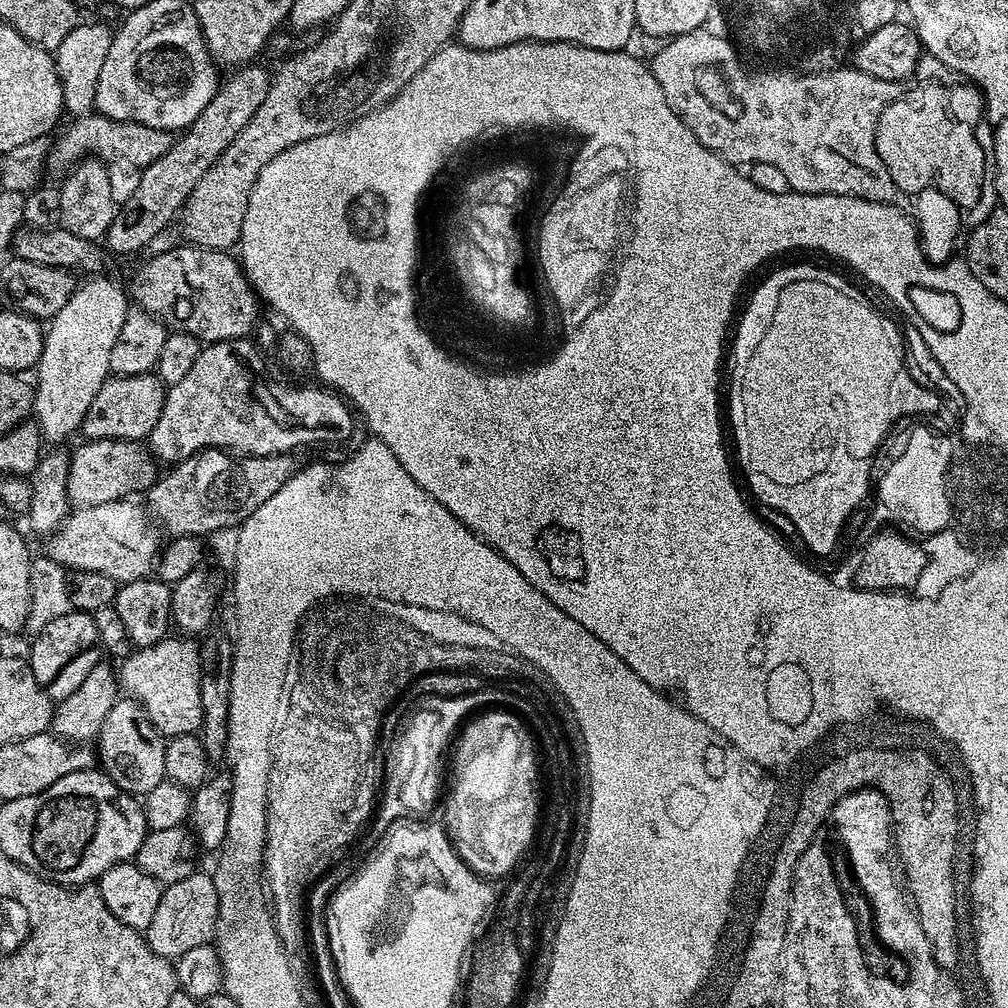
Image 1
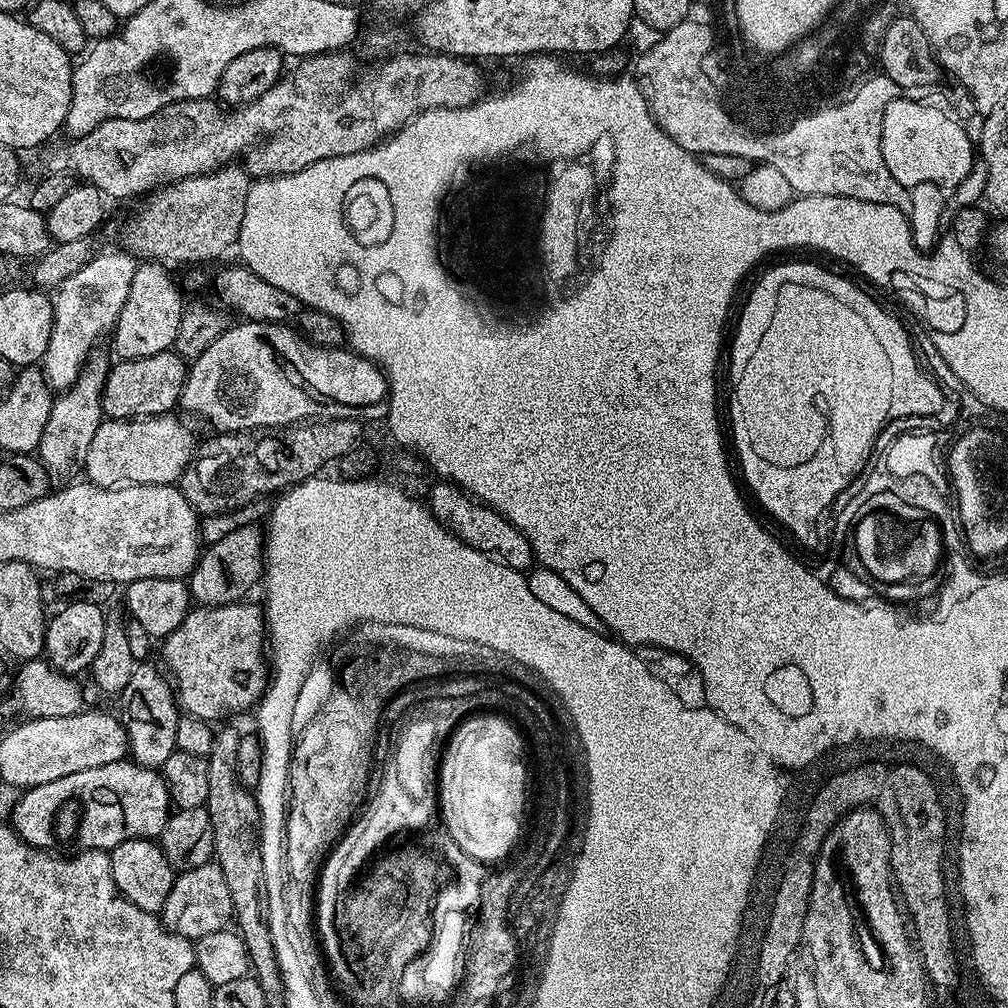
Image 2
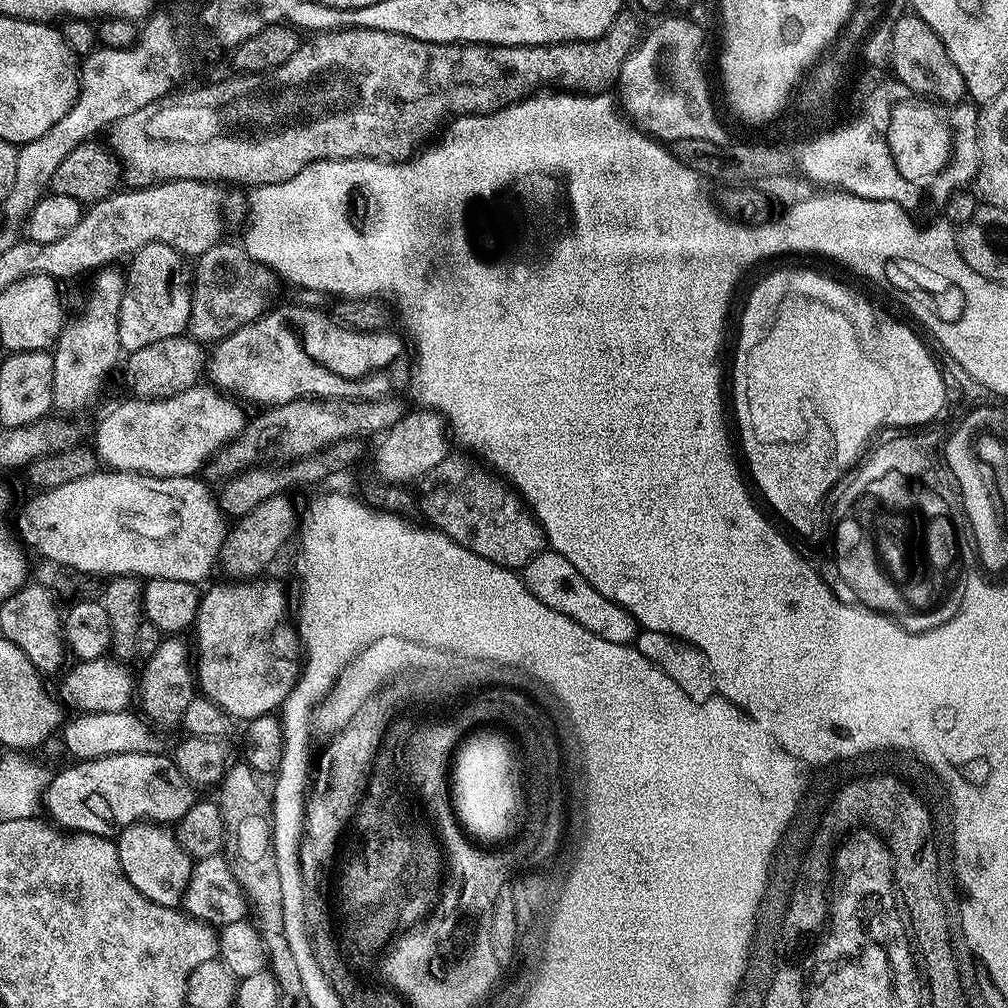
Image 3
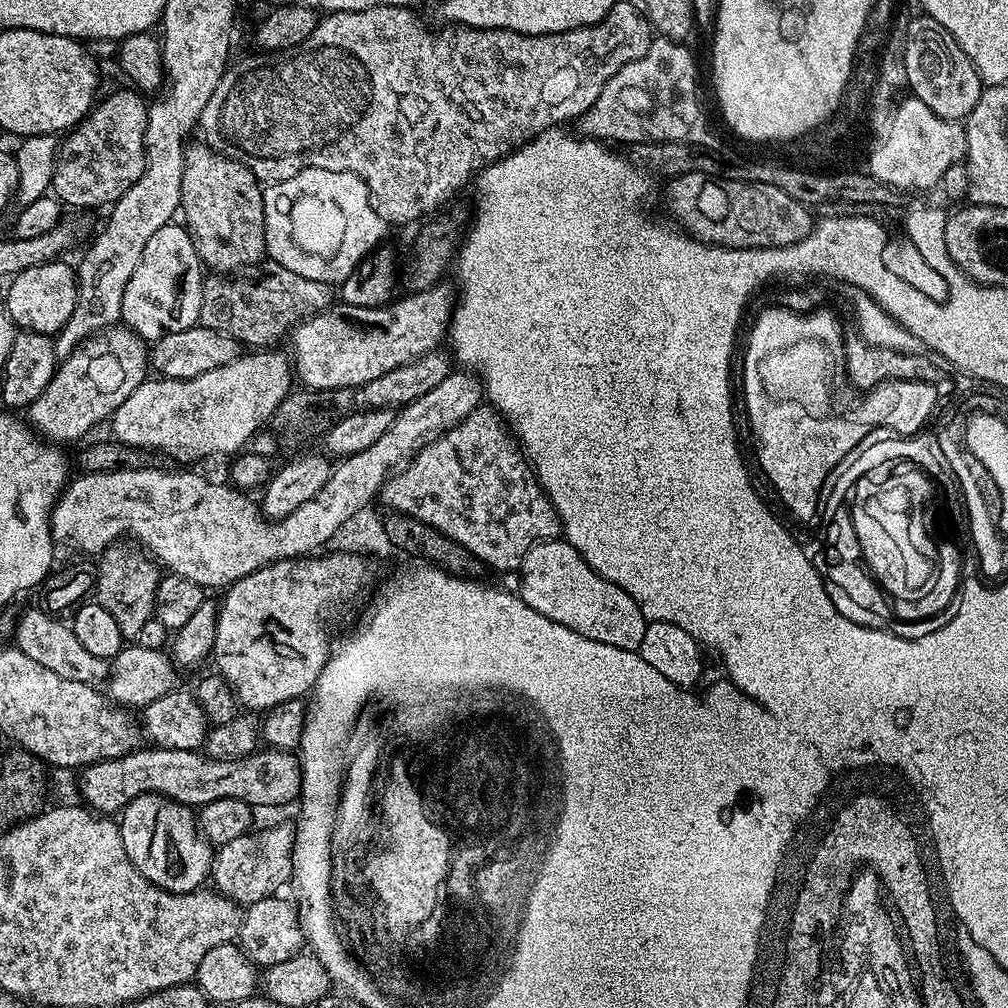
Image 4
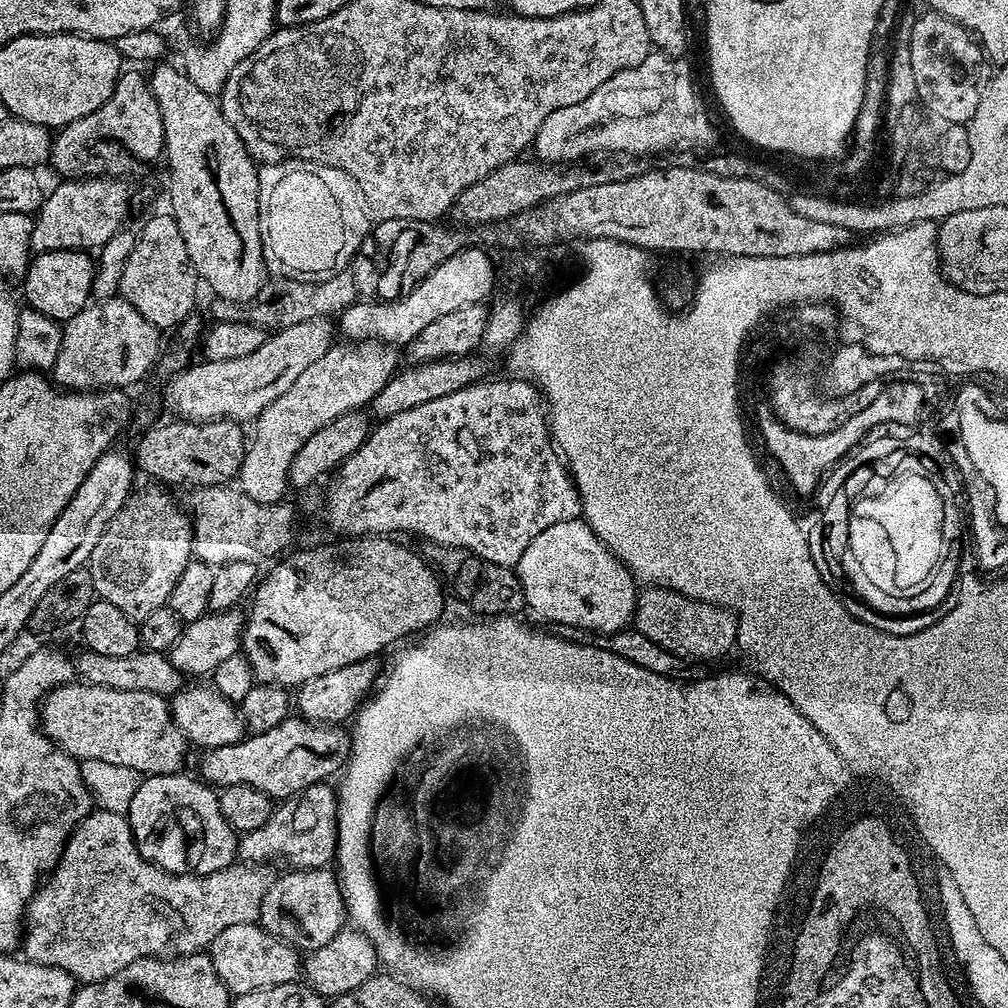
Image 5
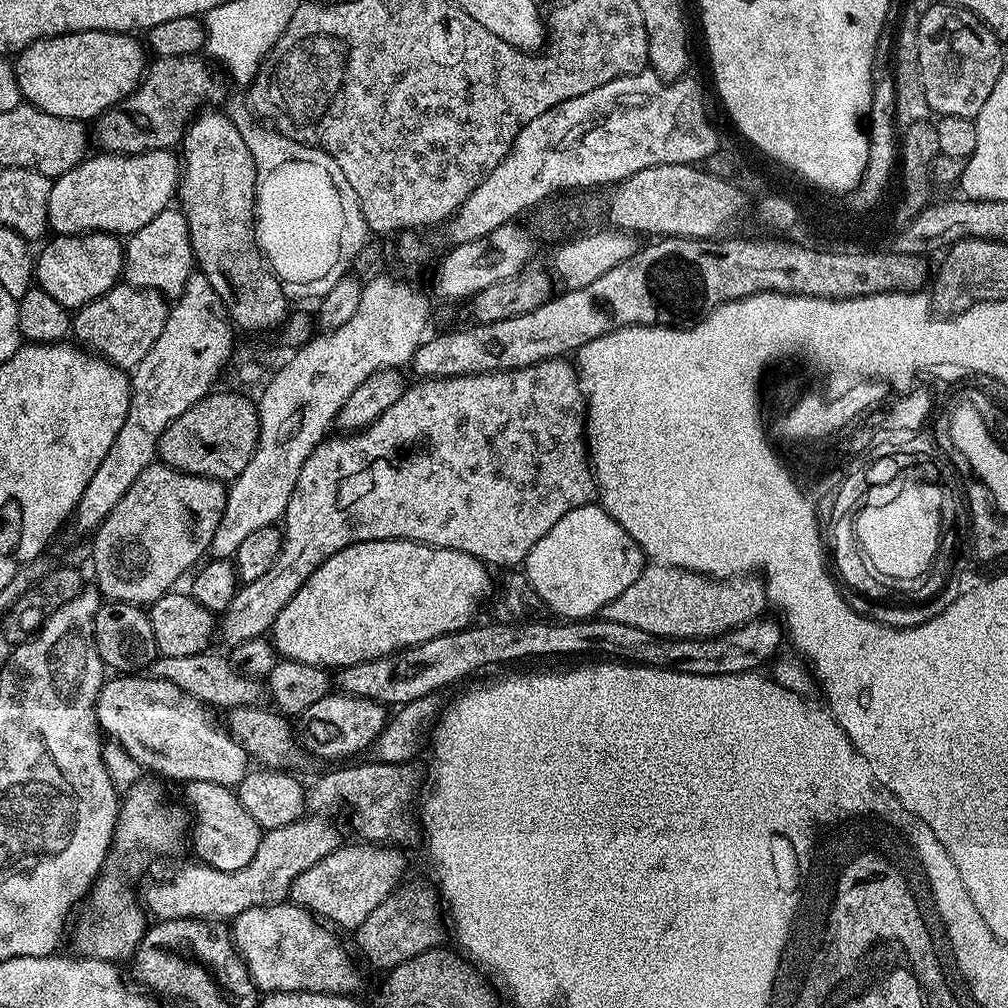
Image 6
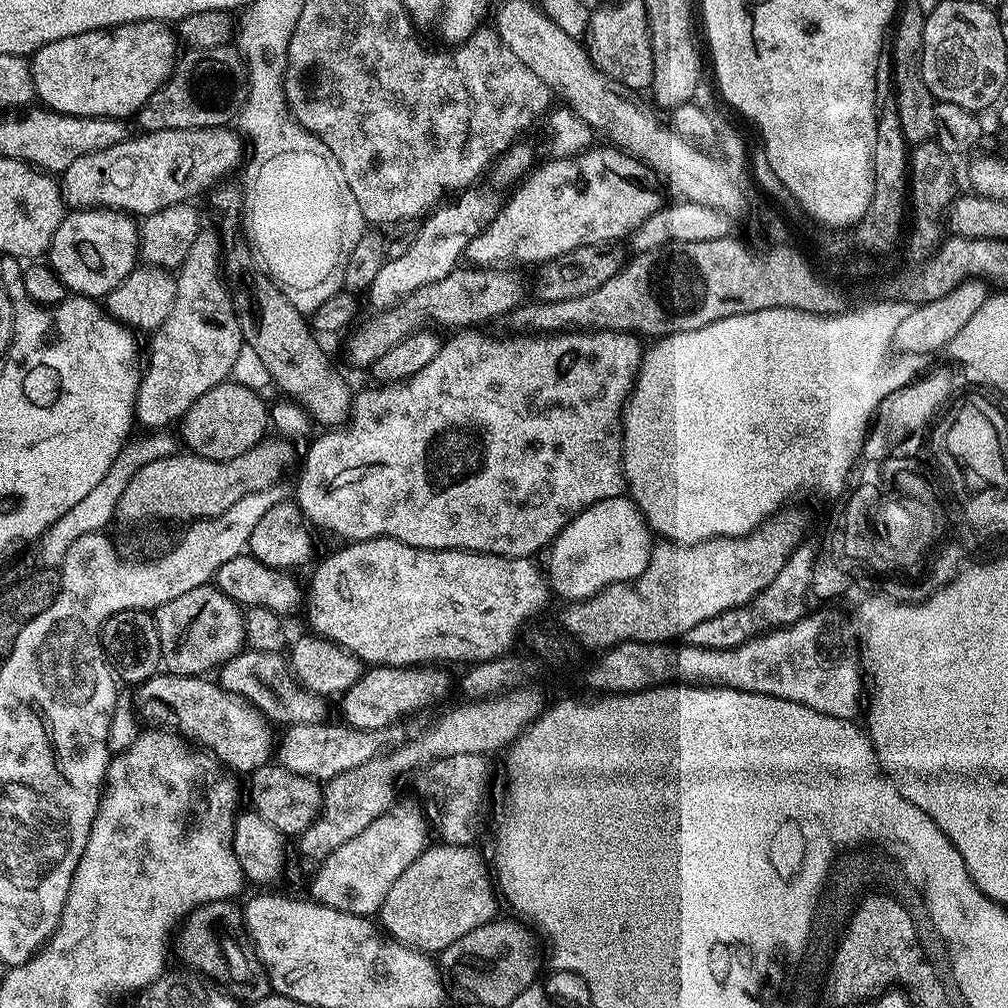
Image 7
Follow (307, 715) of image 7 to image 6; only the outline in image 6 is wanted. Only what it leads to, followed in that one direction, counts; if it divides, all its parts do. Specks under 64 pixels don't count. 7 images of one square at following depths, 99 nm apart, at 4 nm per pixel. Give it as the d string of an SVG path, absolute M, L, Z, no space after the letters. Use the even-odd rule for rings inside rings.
M205 650L198 655L184 655L182 658L173 656L157 657L150 669L155 679L174 682L179 689L190 694L196 700L202 701L211 707L222 707L229 710L242 706L256 706L261 703L260 698L264 696L263 685L246 676L242 676L233 670L225 655L212 654Z

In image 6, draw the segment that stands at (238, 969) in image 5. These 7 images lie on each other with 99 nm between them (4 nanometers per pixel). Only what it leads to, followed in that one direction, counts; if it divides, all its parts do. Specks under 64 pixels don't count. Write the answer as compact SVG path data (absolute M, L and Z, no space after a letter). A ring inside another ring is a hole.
M294 903L263 904L242 910L242 914L232 917L230 931L248 974L261 993L352 994L360 984L360 972L348 965L348 952L340 945L337 933Z

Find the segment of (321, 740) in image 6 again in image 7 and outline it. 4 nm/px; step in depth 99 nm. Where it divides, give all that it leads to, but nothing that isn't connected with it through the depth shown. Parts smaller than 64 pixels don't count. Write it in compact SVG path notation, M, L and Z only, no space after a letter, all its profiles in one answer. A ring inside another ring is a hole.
M372 666L367 669L339 697L340 712L343 723L358 730L379 730L380 728L393 727L403 716L416 712L419 708L426 708L436 704L448 692L448 676L438 672L430 666L413 666L411 668L385 668Z

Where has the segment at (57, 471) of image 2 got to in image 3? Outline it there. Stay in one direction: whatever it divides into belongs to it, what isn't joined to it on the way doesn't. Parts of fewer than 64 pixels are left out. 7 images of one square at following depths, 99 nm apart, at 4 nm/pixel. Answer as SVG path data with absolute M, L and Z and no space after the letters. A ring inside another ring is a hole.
M116 266L102 267L91 277L92 289L88 301L77 320L65 323L54 345L54 386L52 407L57 413L72 414L91 402L104 376L122 360L122 349L118 338L118 314L122 306L125 273ZM120 360L120 361L119 361Z

